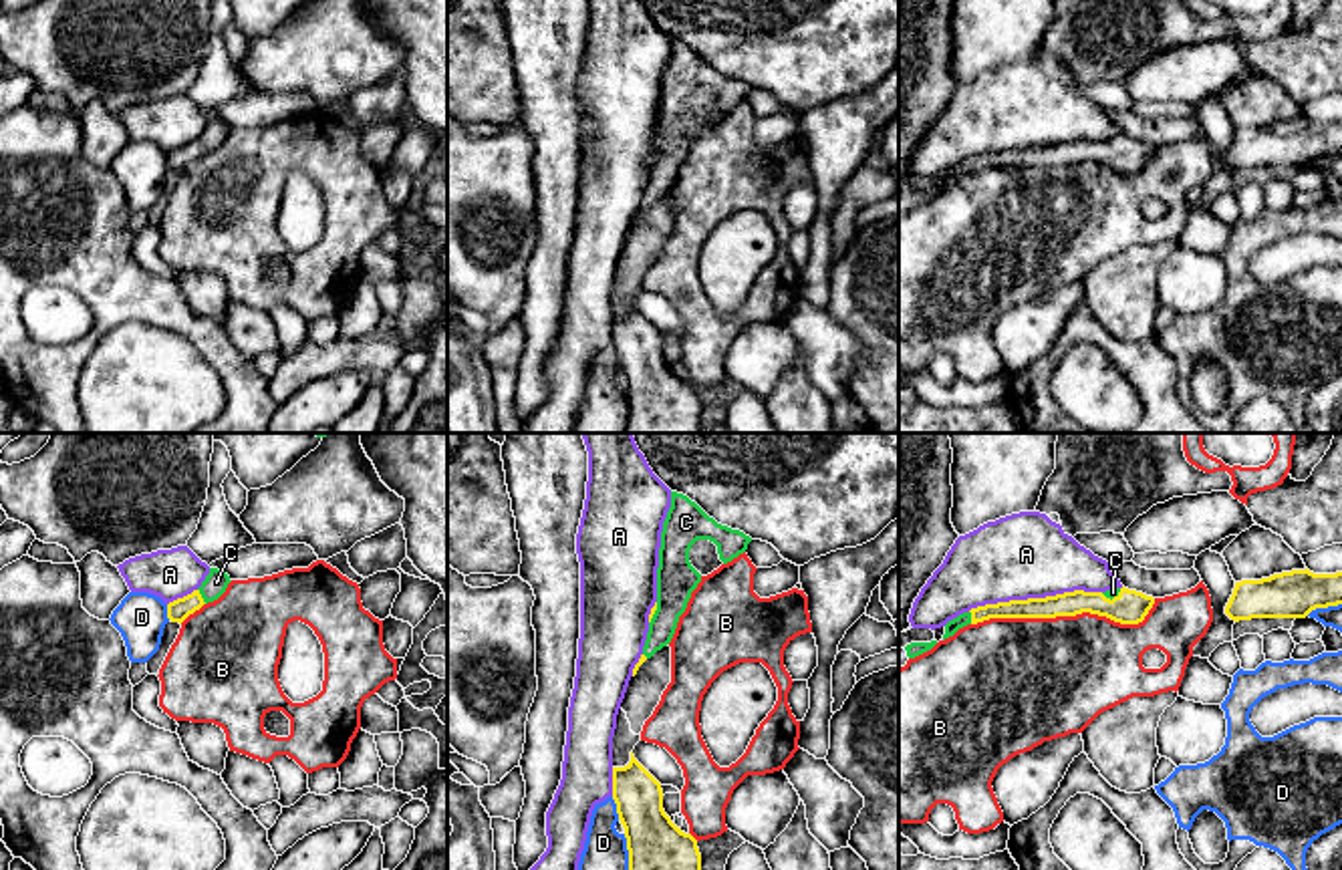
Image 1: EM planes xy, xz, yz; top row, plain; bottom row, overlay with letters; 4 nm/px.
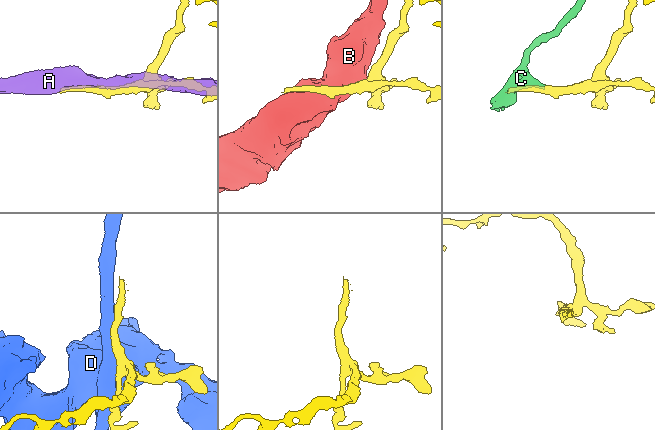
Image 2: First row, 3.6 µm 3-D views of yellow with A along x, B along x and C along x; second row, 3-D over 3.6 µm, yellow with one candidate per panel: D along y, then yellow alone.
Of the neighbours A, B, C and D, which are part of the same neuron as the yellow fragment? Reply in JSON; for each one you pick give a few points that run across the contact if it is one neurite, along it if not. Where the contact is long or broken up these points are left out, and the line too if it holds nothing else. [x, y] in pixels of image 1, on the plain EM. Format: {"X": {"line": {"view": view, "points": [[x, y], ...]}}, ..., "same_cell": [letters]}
{"same_cell": ["C"]}

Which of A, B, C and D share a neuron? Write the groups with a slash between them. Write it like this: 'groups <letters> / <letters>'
groups A / B / C / D

